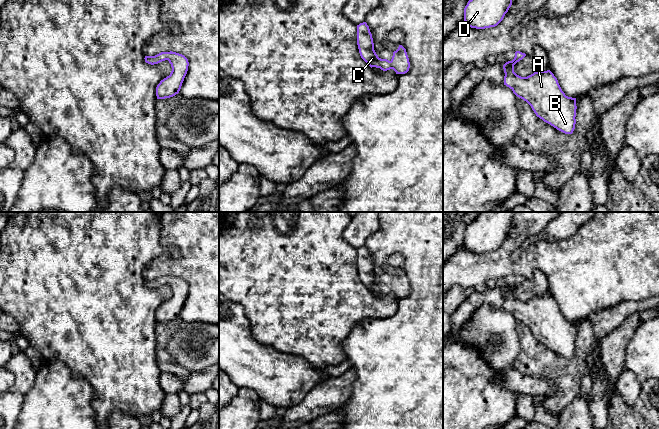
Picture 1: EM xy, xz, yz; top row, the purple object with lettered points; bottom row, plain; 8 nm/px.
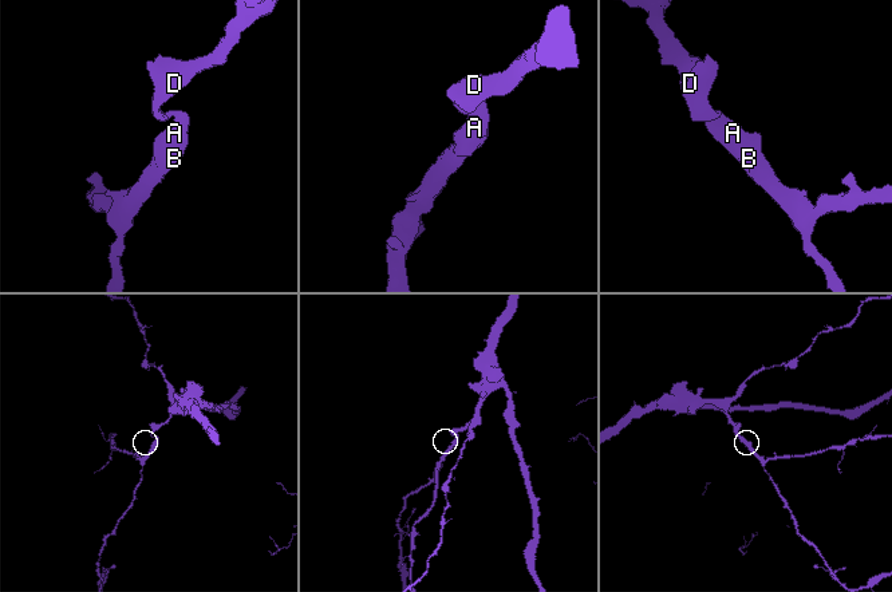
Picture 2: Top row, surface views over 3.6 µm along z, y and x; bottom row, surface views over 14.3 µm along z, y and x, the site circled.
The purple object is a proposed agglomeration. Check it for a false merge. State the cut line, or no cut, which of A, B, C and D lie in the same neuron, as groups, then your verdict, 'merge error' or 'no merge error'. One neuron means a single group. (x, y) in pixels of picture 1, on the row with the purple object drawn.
no cut | A B C D | no merge error

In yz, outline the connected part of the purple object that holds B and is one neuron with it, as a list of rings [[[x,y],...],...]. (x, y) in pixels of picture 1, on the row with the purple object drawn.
[[[516,51],[514,59],[503,65],[504,85],[526,101],[537,117],[565,134],[572,134],[576,124],[576,98],[565,95],[550,70],[534,72],[527,77],[517,75],[514,65],[525,56]]]

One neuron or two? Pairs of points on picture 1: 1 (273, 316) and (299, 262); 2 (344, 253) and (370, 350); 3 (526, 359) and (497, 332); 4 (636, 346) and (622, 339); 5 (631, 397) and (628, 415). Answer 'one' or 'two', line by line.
1: one
2: two
3: two
4: two
5: two

